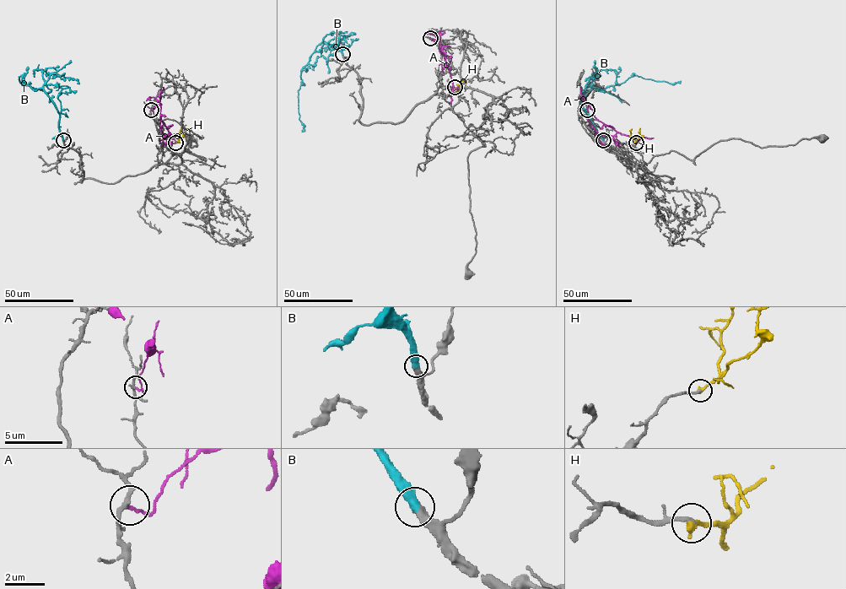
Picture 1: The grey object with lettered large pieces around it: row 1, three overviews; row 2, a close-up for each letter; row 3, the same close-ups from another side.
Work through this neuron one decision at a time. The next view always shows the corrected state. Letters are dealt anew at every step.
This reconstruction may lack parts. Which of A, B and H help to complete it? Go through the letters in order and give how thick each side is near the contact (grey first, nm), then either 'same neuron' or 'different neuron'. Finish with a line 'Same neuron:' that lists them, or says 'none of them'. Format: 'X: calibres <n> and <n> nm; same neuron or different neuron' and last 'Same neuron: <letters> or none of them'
A: calibres 180 and 130 nm; different neuron
B: calibres 500 and 550 nm; same neuron
H: calibres 240 and 360 nm; same neuron
Same neuron: B, H

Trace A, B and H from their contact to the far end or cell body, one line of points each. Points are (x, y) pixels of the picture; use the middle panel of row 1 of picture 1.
A: (430, 38), (439, 40), (439, 47), (448, 67), (439, 42), (441, 34), (444, 33)
B: (342, 54), (338, 37), (331, 32), (317, 45), (302, 69), (298, 90), (302, 132)
H: (455, 87), (461, 81), (466, 83)

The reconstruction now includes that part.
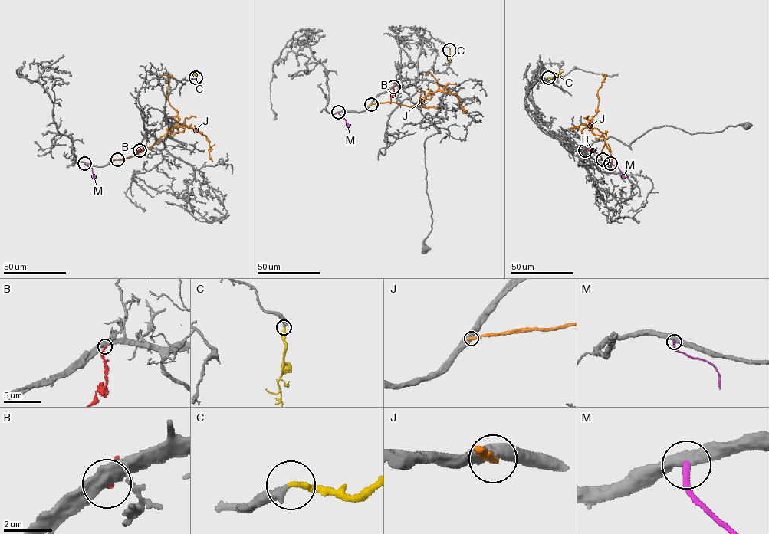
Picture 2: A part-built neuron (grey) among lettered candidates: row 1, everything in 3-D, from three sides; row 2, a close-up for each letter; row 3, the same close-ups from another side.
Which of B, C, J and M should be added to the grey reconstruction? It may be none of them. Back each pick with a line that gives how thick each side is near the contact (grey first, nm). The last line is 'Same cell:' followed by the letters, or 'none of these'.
C: 380 nm thick on the grey side, 240 nm on the other
Same cell: C

